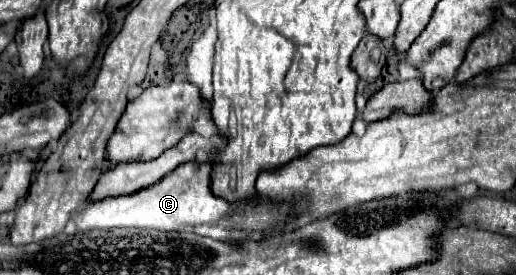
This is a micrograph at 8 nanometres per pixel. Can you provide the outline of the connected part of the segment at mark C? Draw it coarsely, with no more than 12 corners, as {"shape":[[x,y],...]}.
{"shape":[[181,164],[131,196],[87,204],[81,232],[179,230],[231,212],[211,164]]}

